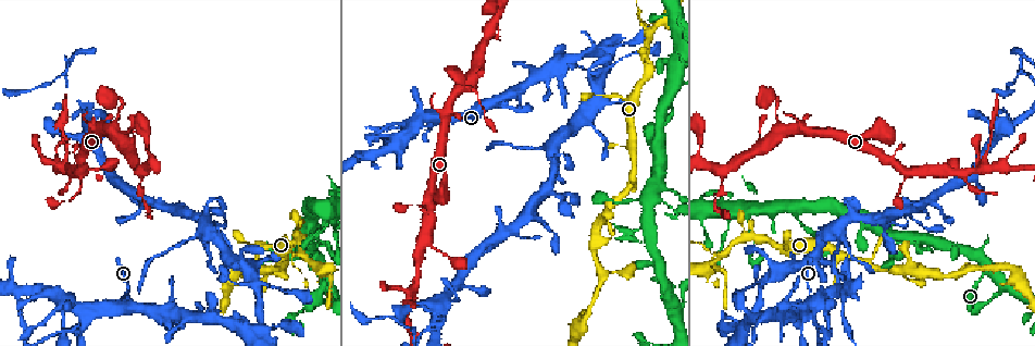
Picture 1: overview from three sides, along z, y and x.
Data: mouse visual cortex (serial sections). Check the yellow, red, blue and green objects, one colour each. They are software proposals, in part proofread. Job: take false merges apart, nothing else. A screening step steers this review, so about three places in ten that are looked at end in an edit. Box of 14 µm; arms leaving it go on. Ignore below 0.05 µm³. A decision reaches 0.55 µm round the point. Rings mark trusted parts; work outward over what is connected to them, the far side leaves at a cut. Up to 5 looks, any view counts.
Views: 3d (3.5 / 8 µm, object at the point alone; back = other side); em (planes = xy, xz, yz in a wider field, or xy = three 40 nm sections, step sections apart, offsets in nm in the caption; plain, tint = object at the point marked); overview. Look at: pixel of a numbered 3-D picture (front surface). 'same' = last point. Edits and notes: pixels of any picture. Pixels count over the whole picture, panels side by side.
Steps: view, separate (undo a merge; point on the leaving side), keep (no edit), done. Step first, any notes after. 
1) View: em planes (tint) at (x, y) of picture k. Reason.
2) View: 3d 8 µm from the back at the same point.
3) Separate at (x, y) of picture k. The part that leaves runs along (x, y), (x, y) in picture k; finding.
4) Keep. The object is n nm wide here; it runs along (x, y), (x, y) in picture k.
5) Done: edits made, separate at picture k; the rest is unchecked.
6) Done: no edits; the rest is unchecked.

View: 3d 3.5 µm from the back at (743, 237) of picture 1. A fork.

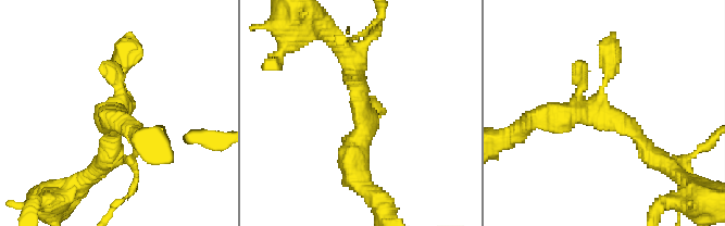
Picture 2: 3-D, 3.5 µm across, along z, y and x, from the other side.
Keep. It runs along (530, 121), (609, 114), (650, 154) in picture 2; one cell here.

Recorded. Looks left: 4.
View: 3d 3.5 µm at (437, 118) of picture 1. Small branch off a trunk.

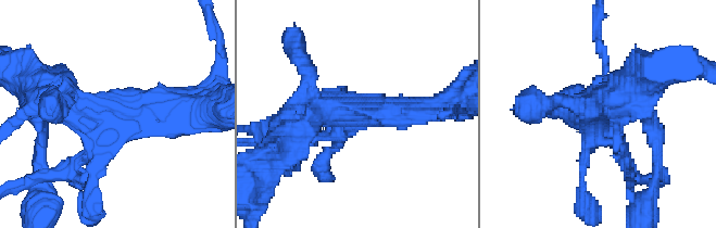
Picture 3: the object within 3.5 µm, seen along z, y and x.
View: em xy step 3 (tint) at (599, 122) of picture 3.

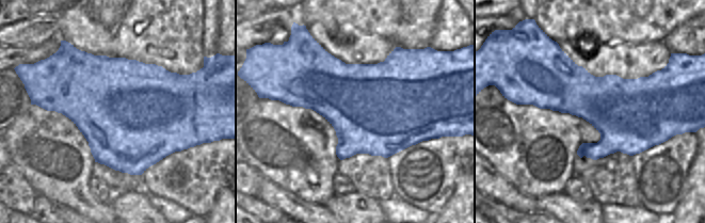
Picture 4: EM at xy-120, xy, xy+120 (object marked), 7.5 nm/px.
Keep. The arms are 150, 150, 400, 450 nm wide; one cell here.

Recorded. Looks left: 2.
Done: no edits; the rest is unchecked.

